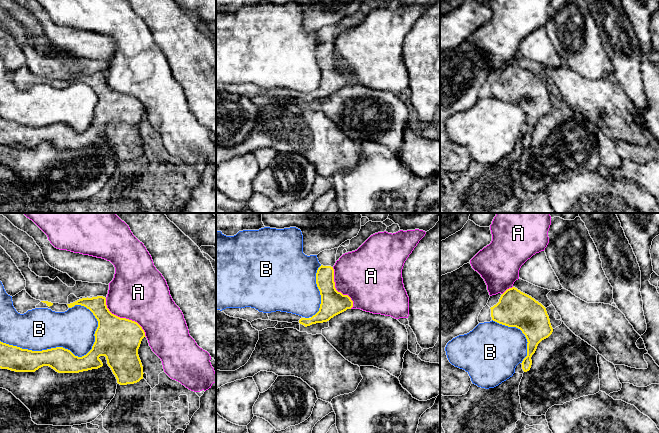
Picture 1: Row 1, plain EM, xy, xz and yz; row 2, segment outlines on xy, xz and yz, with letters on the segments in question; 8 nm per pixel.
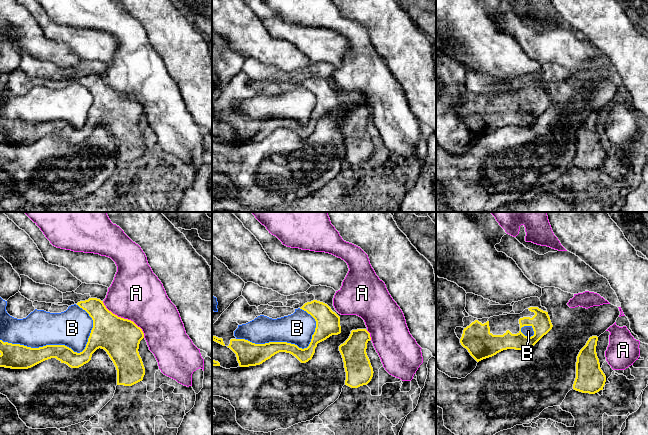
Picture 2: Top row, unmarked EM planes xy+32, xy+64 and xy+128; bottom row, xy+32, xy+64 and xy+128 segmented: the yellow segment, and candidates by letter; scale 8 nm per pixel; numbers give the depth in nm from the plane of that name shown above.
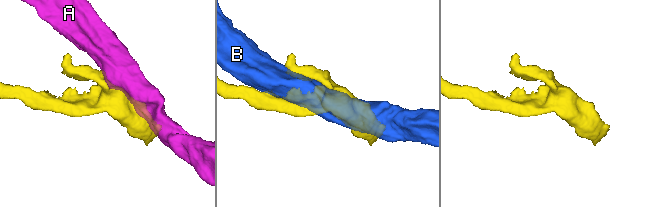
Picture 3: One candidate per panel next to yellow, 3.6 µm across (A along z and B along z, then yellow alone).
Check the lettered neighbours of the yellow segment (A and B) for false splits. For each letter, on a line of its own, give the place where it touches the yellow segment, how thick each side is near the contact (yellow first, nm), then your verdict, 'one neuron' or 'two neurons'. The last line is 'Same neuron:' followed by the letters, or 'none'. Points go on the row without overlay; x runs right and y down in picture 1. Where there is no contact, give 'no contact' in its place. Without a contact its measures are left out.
A: xy (124, 94) | 360/460 nm | two neurons
B: xy (59, 123) | 200/340 nm | two neurons
Same neuron: none

